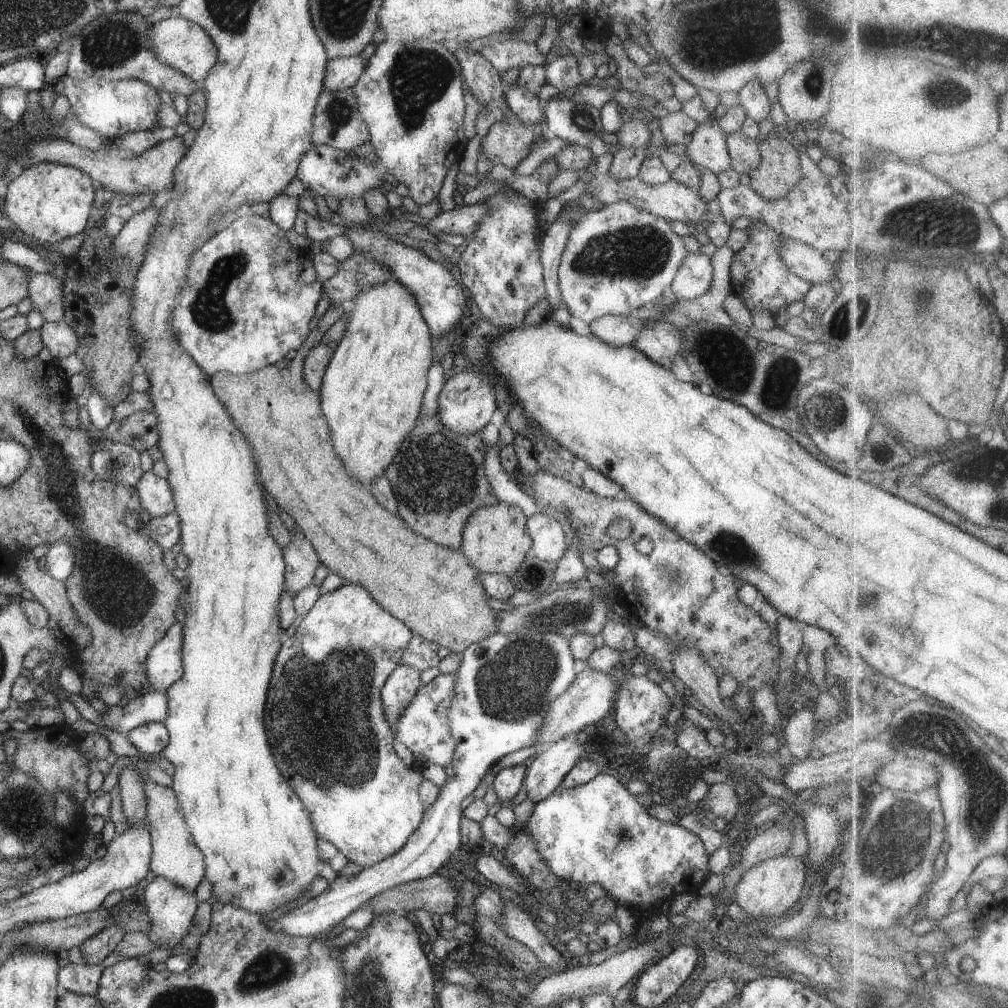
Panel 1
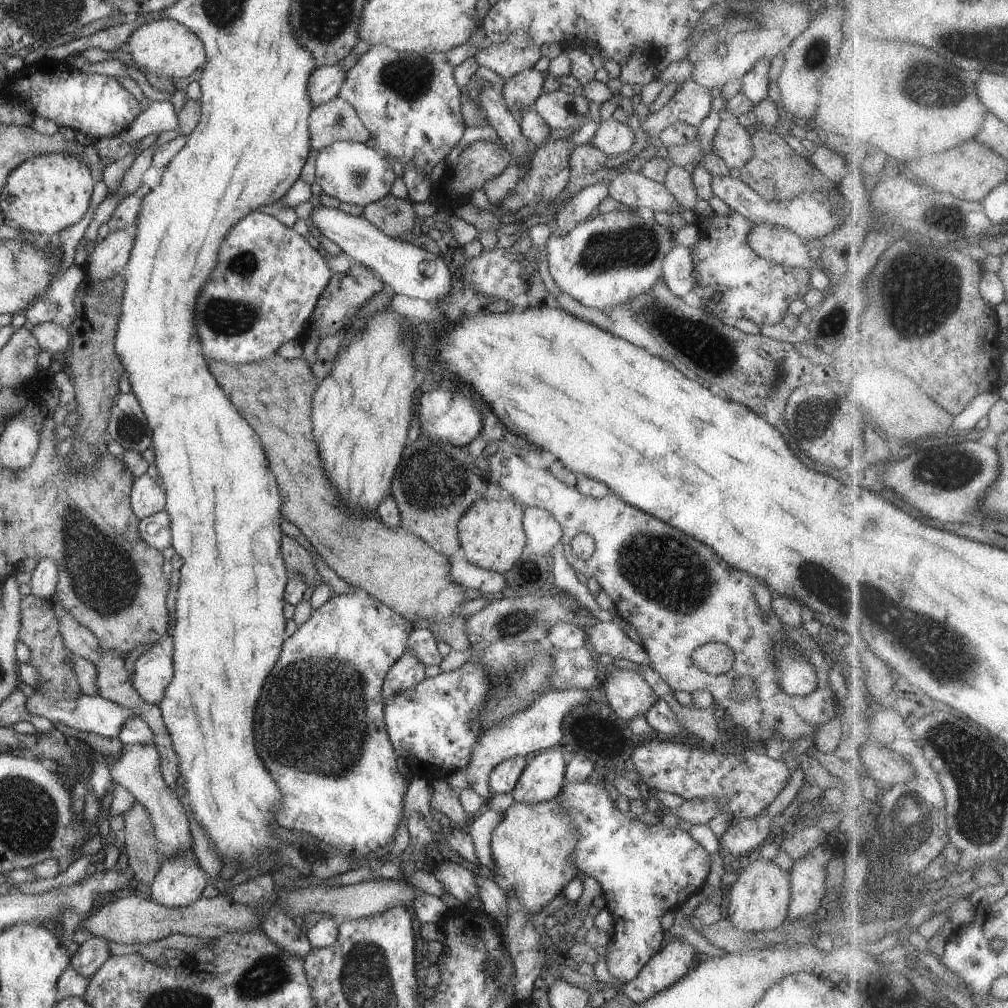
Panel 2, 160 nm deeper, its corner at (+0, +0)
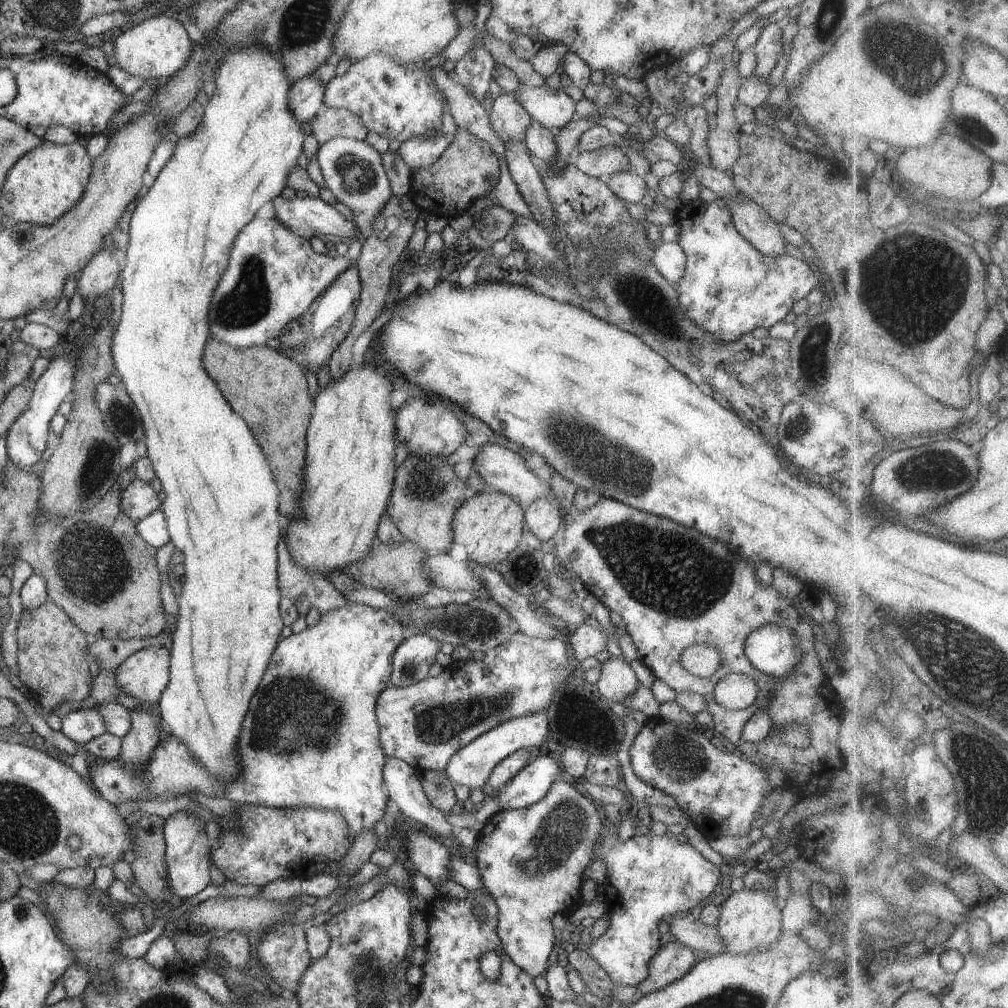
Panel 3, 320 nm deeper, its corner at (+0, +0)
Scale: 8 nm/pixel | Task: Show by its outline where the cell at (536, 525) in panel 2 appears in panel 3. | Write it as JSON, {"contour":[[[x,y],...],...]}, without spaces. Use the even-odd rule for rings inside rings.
{"contour":[[[539,498],[526,506],[524,511],[528,530],[541,542],[551,539],[563,521],[560,506],[554,499]]]}

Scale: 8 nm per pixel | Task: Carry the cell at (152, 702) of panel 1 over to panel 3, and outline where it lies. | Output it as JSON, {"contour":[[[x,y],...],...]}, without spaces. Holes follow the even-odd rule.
{"contour":[[[98,707],[80,709],[68,714],[61,720],[62,734],[81,746],[102,733],[106,733],[106,725],[101,713],[97,711]]]}

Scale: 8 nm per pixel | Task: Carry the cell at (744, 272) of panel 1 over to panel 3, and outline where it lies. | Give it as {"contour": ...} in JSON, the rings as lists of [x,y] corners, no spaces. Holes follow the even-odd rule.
{"contour":[[[718,198],[711,203],[701,200],[684,204],[683,210],[675,214],[679,226],[677,243],[685,252],[685,272],[677,285],[677,296],[681,311],[702,330],[722,342],[734,342],[741,336],[752,333],[755,328],[769,329],[780,322],[801,298],[806,298],[814,288],[825,285],[816,262],[784,255],[766,256],[756,250],[734,226],[731,212],[725,202]]]}

